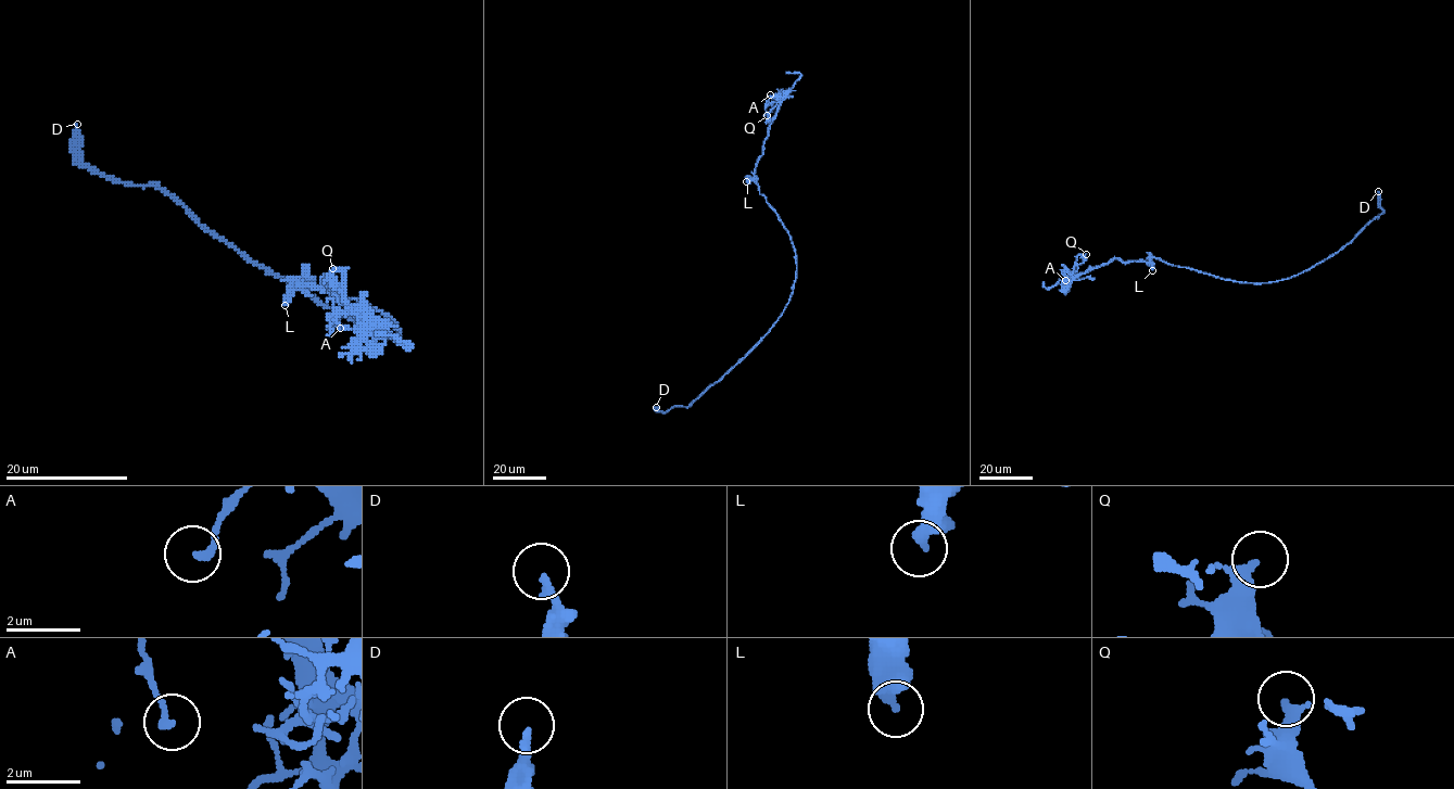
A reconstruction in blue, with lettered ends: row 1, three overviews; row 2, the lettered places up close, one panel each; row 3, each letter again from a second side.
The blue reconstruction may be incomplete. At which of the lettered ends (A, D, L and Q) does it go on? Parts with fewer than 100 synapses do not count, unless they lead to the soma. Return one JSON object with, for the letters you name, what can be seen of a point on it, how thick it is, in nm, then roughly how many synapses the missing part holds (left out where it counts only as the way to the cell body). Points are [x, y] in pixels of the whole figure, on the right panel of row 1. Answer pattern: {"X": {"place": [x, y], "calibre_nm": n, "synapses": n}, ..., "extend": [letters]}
{"extend": []}

